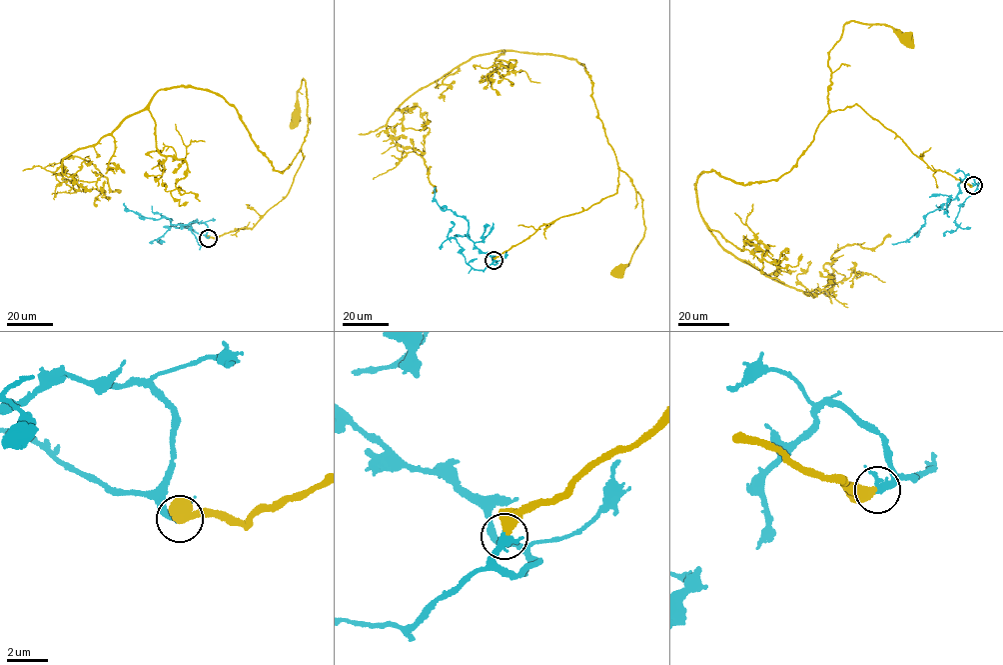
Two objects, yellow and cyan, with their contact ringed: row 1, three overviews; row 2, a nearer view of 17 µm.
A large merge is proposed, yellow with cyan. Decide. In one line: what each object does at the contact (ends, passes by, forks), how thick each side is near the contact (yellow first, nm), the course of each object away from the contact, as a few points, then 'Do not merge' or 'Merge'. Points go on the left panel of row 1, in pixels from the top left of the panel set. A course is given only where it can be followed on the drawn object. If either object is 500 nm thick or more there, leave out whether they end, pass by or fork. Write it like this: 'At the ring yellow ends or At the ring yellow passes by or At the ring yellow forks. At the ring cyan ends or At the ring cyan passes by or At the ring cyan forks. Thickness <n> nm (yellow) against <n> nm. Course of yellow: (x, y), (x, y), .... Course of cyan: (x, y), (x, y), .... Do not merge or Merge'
At the ring yellow ends. At the ring cyan ends. Thickness 420 nm (yellow) against 360 nm. Course of yellow: (208, 238), (251, 228), (285, 197), (304, 158), (301, 149), (308, 129), (307, 98), (302, 80), (297, 117). Course of cyan: (208, 238), (204, 223), (172, 225), (169, 218), (141, 216), (125, 208), (124, 203). Merge

